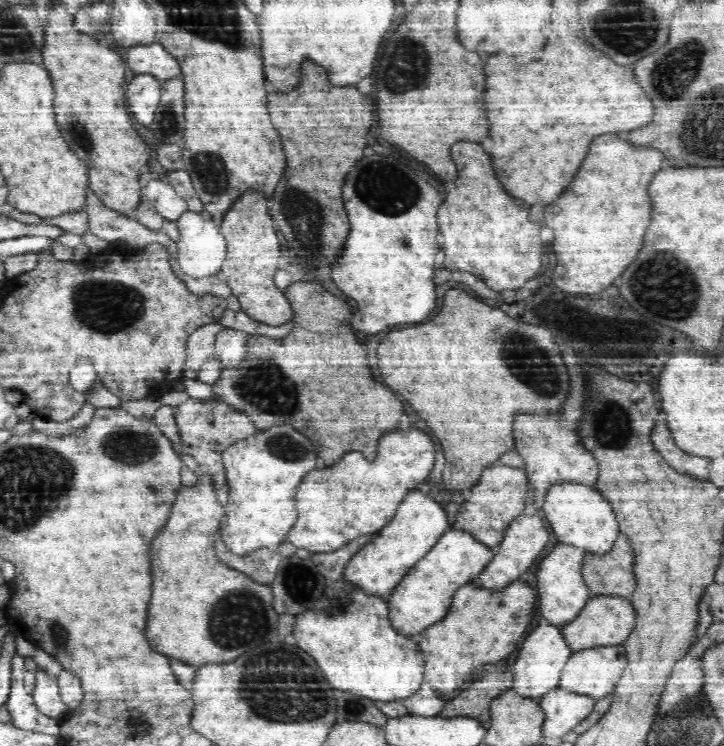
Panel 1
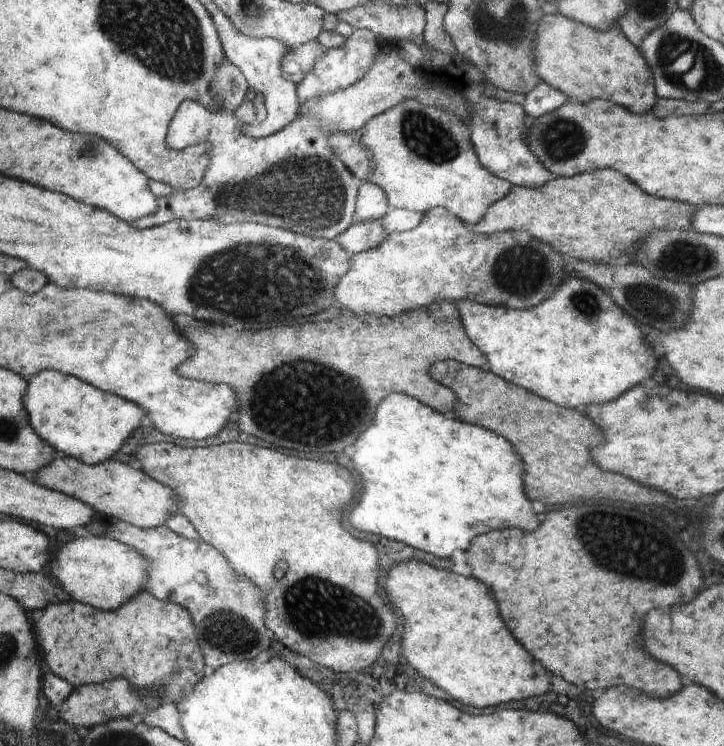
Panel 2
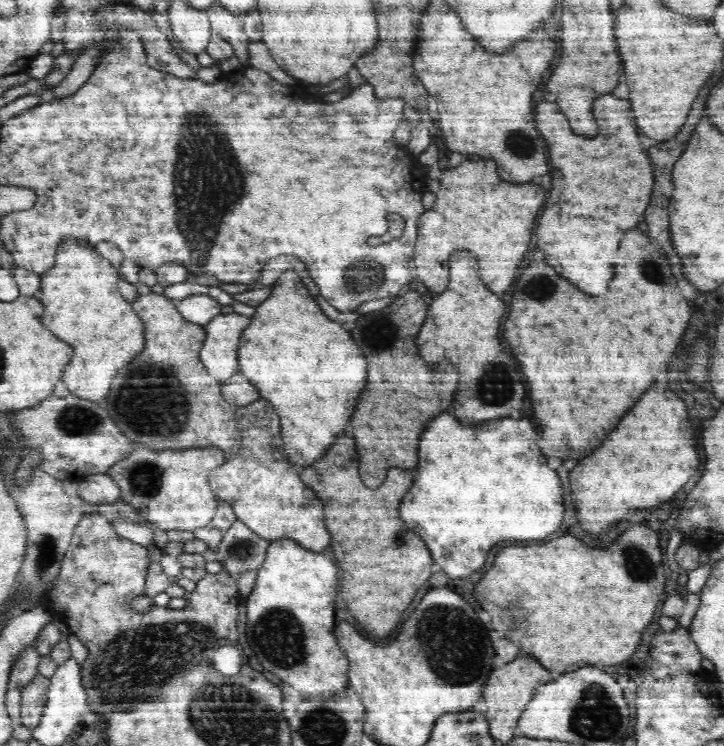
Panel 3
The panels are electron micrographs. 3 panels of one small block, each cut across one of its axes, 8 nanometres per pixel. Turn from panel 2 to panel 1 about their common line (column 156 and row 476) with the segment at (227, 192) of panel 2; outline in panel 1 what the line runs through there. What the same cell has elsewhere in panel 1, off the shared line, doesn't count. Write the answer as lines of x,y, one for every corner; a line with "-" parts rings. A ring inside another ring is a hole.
189,397
174,407
174,418
183,442
180,457
185,466
188,466
196,476
209,474
213,479
218,502
225,506
229,497
229,486
221,454
236,441
255,433
258,430
257,426
247,414
234,410
229,404
217,398
200,400

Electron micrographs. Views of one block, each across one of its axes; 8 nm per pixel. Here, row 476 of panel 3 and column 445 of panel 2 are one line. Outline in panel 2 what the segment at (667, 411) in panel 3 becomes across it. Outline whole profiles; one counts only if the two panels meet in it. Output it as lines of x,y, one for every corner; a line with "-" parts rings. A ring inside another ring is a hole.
404,560
404,564
402,561
396,562
388,565
388,568
392,568
386,580
388,598
392,600
394,608
398,608
404,614
402,650
406,660
424,678
432,680
438,688
446,690
458,702
476,708
488,708
512,700
540,696
552,688
550,674
546,672
546,668
540,666
540,662
536,662
534,670
534,660
530,652
506,628
498,612
498,602
494,600
486,584
482,584
476,578
464,578
450,570
438,570
416,560

